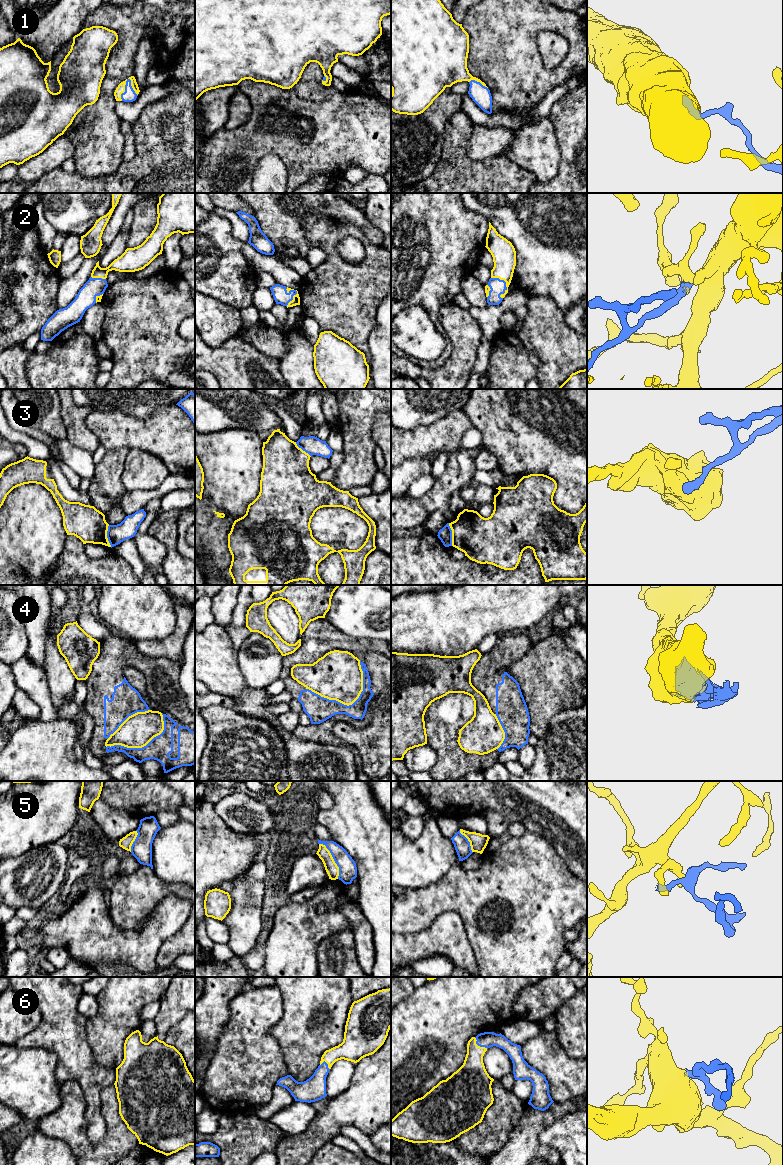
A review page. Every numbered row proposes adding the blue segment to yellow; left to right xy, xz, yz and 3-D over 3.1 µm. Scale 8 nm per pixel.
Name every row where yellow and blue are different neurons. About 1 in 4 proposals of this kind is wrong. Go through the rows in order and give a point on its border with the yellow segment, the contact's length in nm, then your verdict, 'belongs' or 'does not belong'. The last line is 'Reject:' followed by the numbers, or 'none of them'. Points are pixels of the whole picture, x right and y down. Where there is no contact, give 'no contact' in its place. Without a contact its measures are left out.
1: xy (124, 89) | 200 nm | belongs
2: yz (506, 284) | 200 nm | belongs
3: yz (452, 534) | 190 nm | does not belong
4: xz (350, 704) | 500 nm | does not belong
5: xz (333, 859) | 320 nm | does not belong
6: yz (479, 1046) | 140 nm | belongs
Reject: 3, 4, 5

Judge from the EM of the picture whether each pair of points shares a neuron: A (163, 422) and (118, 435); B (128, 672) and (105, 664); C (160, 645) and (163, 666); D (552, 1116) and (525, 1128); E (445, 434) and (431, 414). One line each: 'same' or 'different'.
A: same
B: different
C: different
D: same
E: different

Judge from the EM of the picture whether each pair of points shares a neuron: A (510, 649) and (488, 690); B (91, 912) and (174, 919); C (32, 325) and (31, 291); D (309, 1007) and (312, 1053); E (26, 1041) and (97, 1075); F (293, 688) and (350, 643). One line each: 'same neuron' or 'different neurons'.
A: same neuron
B: same neuron
C: same neuron
D: same neuron
E: same neuron
F: same neuron

